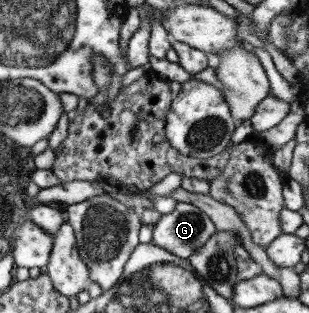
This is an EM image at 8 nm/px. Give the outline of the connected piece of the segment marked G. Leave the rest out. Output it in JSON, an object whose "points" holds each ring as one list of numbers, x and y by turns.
{"points":[[176,202,172,212,156,221,149,243,165,249,171,255,188,258,217,229,200,209]]}

